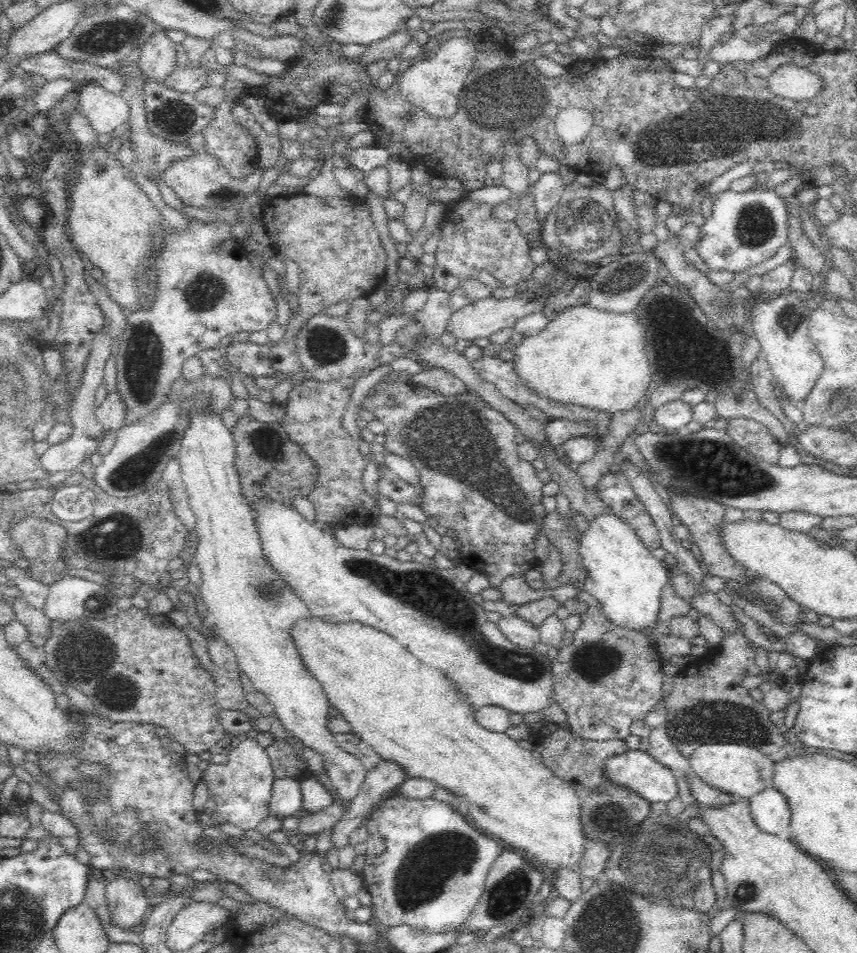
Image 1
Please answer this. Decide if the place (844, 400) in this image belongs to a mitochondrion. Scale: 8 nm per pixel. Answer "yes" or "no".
yes

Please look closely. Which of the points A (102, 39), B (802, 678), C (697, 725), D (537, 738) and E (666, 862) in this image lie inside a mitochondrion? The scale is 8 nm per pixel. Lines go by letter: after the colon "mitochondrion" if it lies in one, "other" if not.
A: mitochondrion
B: other
C: mitochondrion
D: other
E: mitochondrion

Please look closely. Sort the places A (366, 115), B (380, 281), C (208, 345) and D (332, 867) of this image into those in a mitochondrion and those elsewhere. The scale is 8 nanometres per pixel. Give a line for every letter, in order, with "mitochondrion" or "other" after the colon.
A: other
B: other
C: other
D: other

